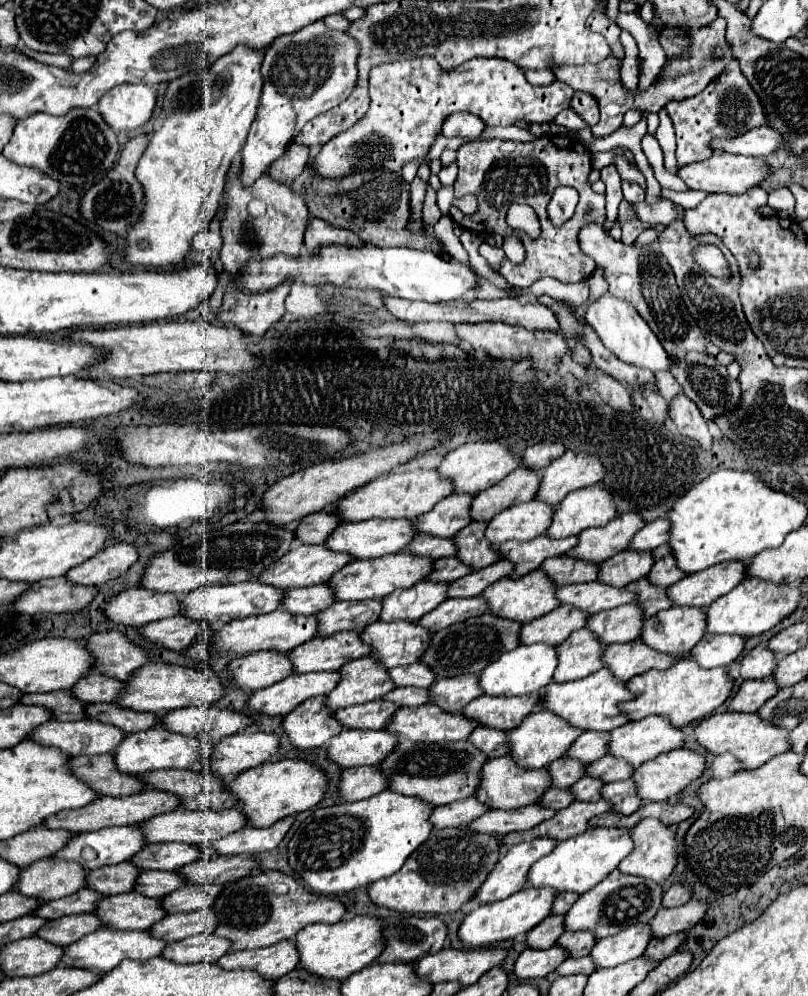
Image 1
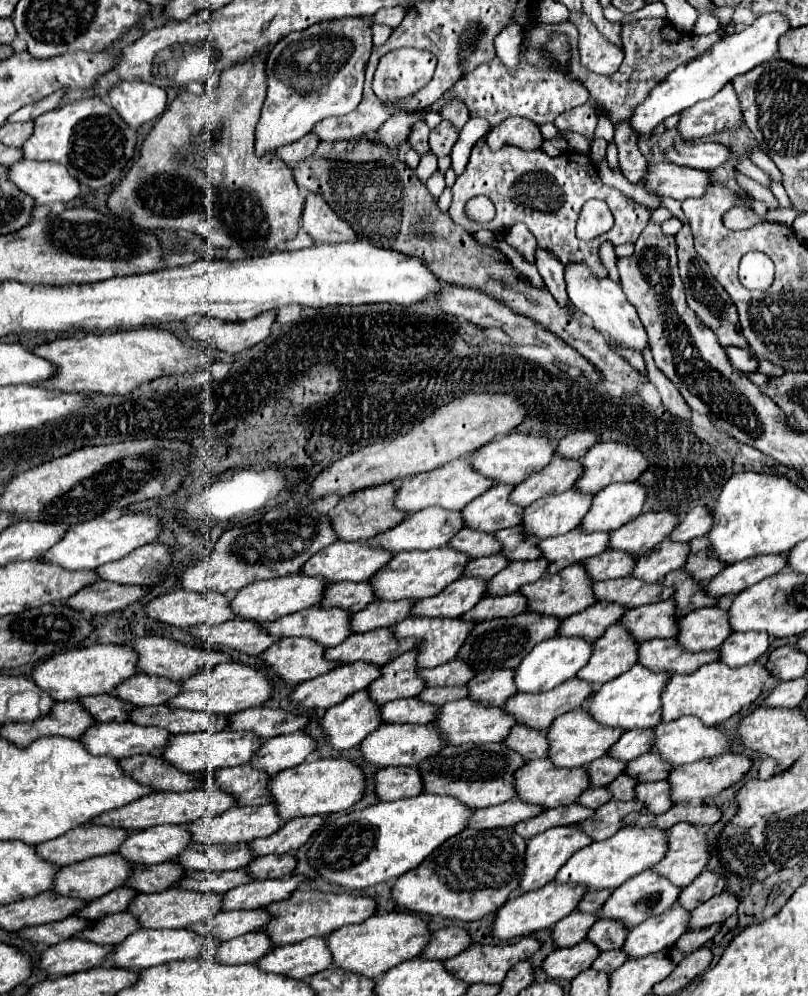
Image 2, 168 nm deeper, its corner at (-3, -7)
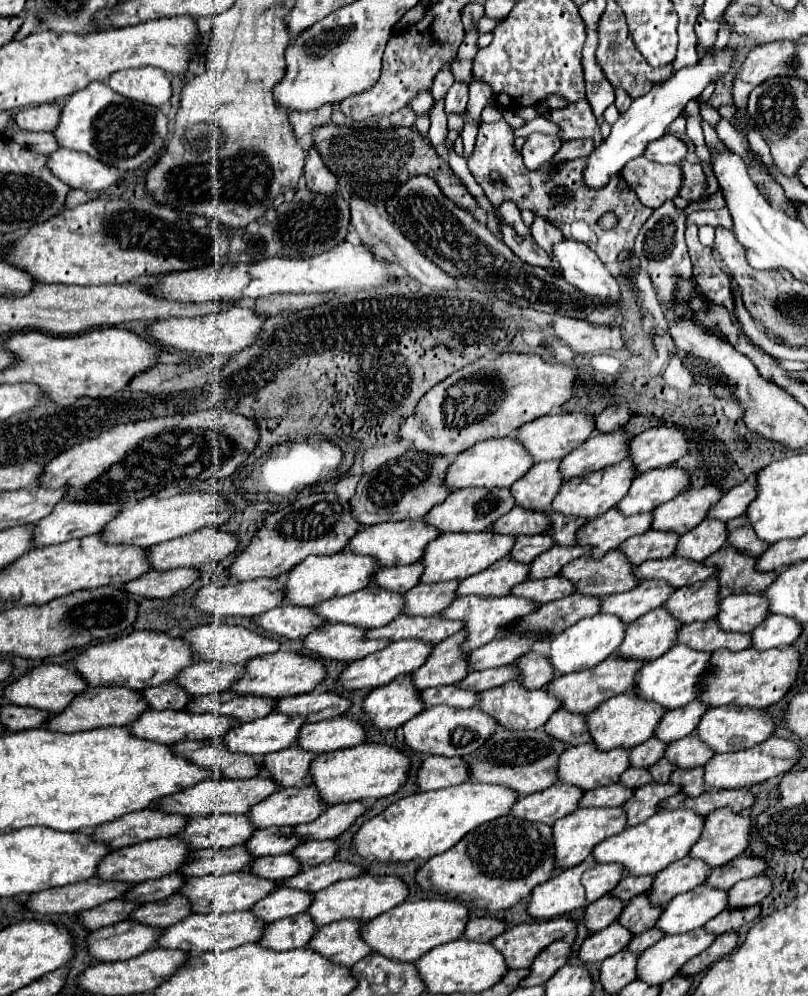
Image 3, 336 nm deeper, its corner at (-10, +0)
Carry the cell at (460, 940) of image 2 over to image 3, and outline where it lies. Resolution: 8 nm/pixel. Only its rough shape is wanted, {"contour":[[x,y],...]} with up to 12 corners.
{"contour":[[495,917],[471,919],[465,929],[469,941],[491,941],[505,931]]}

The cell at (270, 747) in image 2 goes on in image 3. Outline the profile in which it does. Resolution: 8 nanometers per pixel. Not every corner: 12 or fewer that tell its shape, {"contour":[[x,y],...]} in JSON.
{"contour":[[337,719],[303,725],[295,745],[317,753],[365,743],[359,721]]}

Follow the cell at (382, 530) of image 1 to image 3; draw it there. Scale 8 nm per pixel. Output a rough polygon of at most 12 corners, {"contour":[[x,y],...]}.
{"contour":[[507,487],[453,491],[423,519],[441,533],[485,531],[517,503]]}

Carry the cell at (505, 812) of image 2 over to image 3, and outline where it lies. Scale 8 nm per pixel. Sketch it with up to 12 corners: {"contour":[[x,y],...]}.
{"contour":[[555,783],[521,797],[511,815],[553,825],[577,811],[583,791]]}

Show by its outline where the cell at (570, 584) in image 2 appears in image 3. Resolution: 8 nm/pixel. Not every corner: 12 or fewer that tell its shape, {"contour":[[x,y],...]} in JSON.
{"contour":[[609,551],[565,565],[577,593],[595,597],[639,585],[633,565]]}

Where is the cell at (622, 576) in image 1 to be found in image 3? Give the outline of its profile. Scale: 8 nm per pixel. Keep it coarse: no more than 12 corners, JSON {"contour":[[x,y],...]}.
{"contour":[[701,521],[675,555],[703,561],[727,543],[727,523]]}

